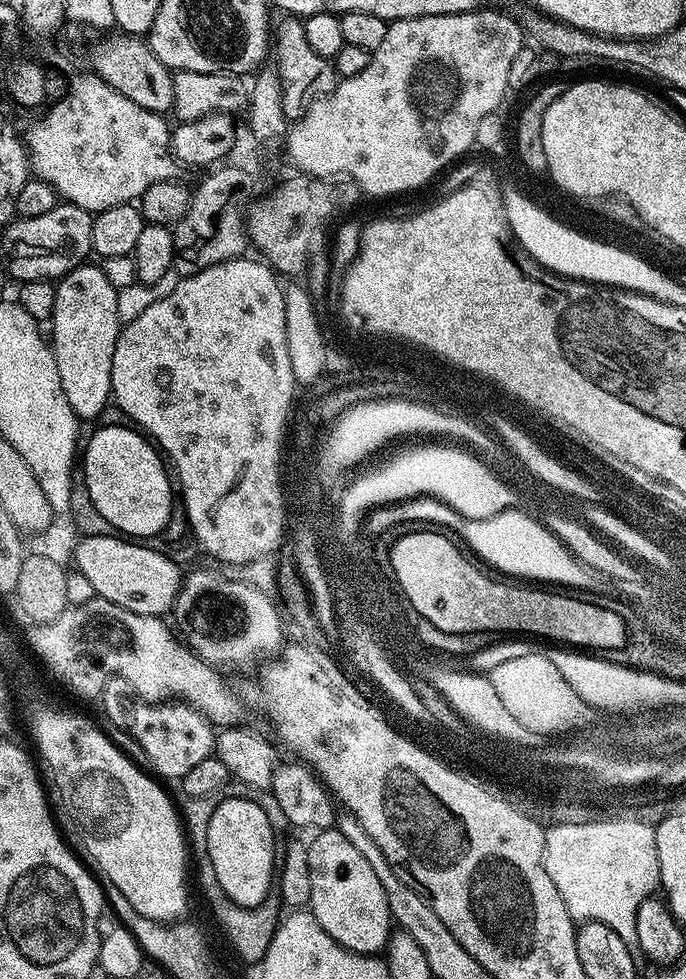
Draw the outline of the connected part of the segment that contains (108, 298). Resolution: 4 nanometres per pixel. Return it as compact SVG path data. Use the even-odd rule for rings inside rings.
M85 262L60 277L56 284L50 343L56 355L58 378L66 390L66 402L84 422L92 420L112 400L114 346L122 321L118 314L118 289L110 286L99 263Z

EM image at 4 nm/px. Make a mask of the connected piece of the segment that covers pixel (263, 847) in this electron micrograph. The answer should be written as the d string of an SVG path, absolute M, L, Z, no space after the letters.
M225 795L210 817L206 850L214 864L217 885L240 907L256 907L274 883L275 838L270 821L257 802Z

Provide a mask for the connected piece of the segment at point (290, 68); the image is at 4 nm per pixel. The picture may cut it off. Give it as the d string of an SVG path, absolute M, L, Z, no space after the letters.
M285 15L283 19L274 28L274 67L282 82L282 110L290 122L295 122L314 101L330 95L336 89L338 77L331 59L314 54L306 39L303 19L294 15Z

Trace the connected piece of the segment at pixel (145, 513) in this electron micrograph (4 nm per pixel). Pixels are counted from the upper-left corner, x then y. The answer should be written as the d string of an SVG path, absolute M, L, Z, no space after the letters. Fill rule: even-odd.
M112 424L109 428L98 429L89 438L88 445L82 448L82 479L109 529L128 538L159 537L168 524L172 509L174 493L170 490L170 472L161 453L135 427L127 427Z

